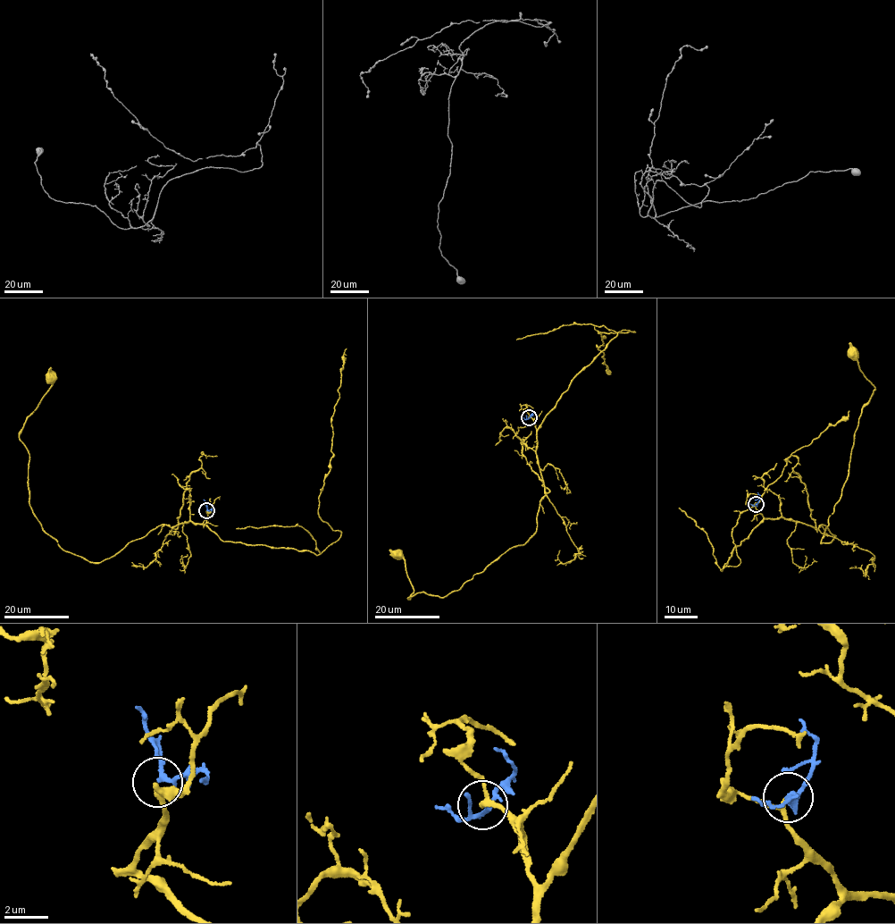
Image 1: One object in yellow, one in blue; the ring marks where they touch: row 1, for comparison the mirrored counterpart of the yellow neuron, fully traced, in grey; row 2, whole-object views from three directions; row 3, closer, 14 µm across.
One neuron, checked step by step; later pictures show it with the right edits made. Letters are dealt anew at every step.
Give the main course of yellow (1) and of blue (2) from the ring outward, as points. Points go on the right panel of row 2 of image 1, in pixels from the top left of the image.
1: (756, 505), (765, 518), (824, 524), (832, 541), (820, 542), (874, 386), (852, 353)
2: (756, 504), (759, 497), (756, 492)

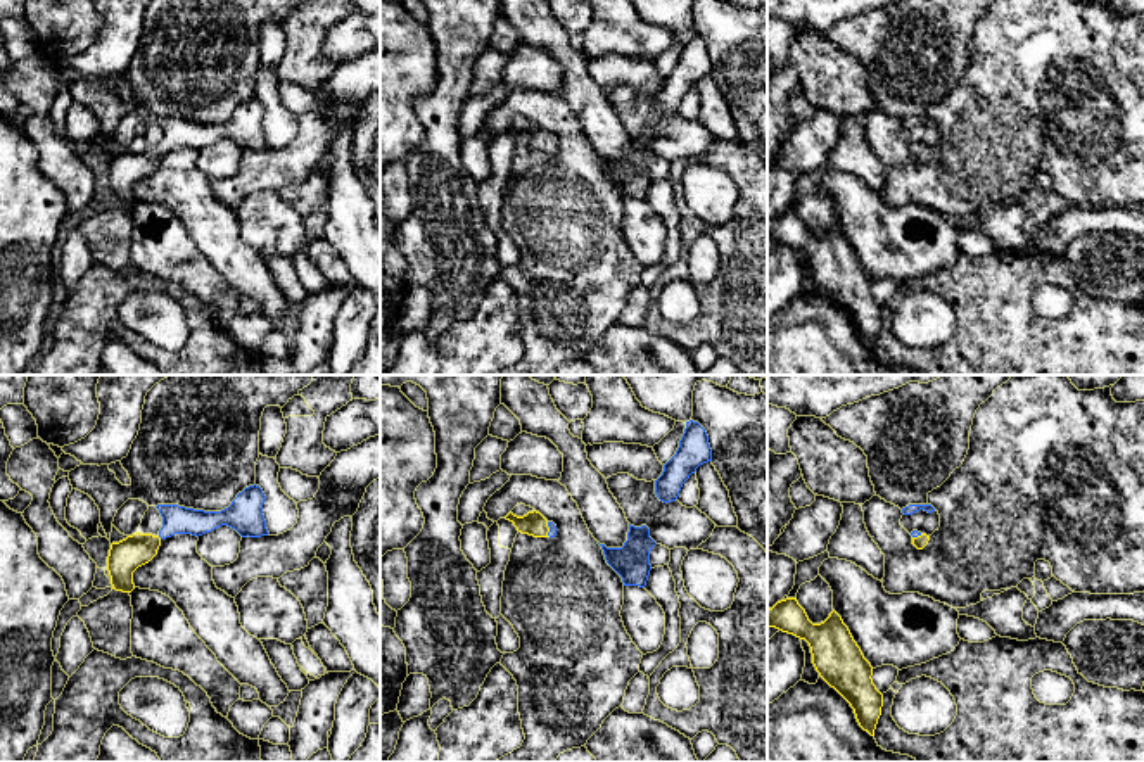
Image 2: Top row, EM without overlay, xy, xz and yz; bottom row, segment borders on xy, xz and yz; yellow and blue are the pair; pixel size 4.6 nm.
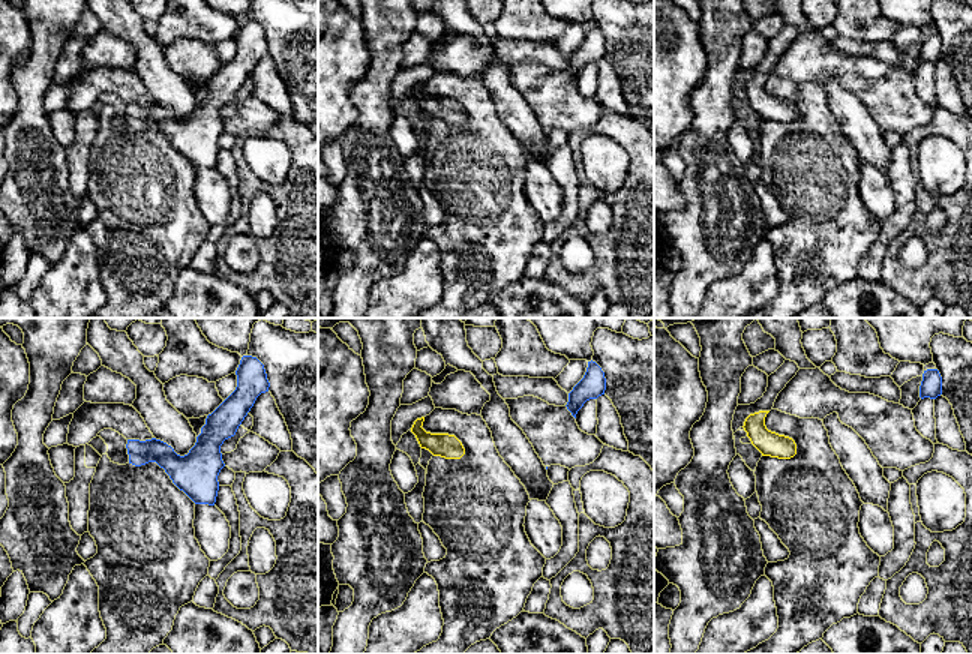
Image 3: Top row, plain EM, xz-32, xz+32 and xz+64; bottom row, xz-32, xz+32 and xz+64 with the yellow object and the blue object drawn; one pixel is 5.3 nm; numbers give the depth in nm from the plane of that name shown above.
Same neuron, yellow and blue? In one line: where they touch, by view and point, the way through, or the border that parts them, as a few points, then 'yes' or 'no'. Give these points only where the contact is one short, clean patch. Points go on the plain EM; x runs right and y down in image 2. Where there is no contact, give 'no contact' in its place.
meets yellow in xz at (548, 142); runs through xz (534, 137), (548, 142), (552, 139); yes

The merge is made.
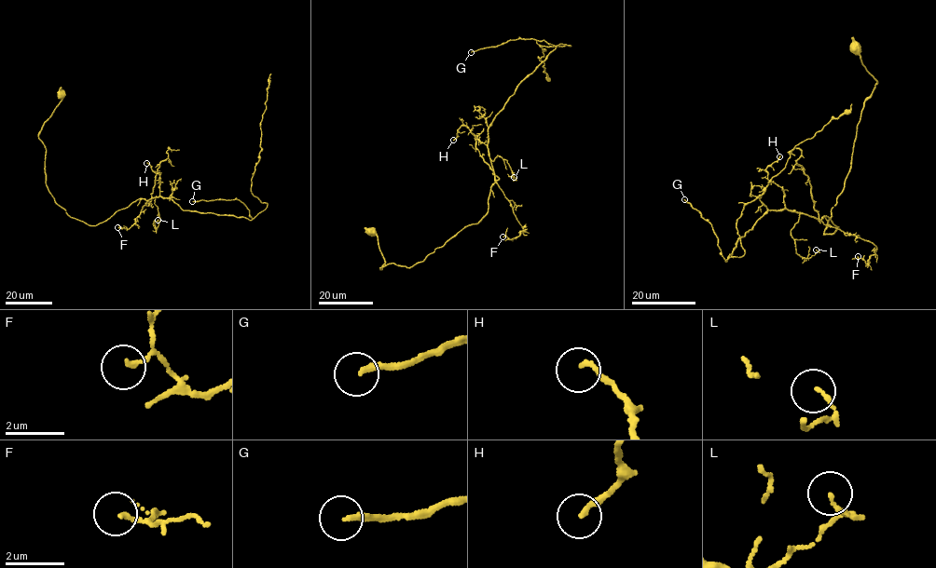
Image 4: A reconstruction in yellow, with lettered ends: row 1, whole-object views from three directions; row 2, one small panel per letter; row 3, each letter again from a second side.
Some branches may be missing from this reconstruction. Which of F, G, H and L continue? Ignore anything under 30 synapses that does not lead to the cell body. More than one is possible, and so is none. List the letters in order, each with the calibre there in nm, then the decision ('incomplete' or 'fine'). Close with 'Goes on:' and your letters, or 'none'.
F: 100 nm thick; fine
G: 200 nm thick; incomplete
H: 170 nm thick; fine
L: 110 nm thick; fine
Goes on: G

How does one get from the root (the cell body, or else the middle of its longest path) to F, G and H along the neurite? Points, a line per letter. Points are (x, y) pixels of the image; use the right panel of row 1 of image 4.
F: (855, 47), (877, 82), (823, 234), (834, 234), (837, 226), (821, 221), (876, 247), (867, 264), (858, 256)
G: (855, 47), (877, 82), (823, 234), (834, 234), (828, 217), (768, 210), (726, 261), (710, 223), (684, 199)
H: (855, 47), (877, 82), (823, 234), (834, 234), (828, 217), (786, 208), (784, 190), (765, 170), (779, 156)

